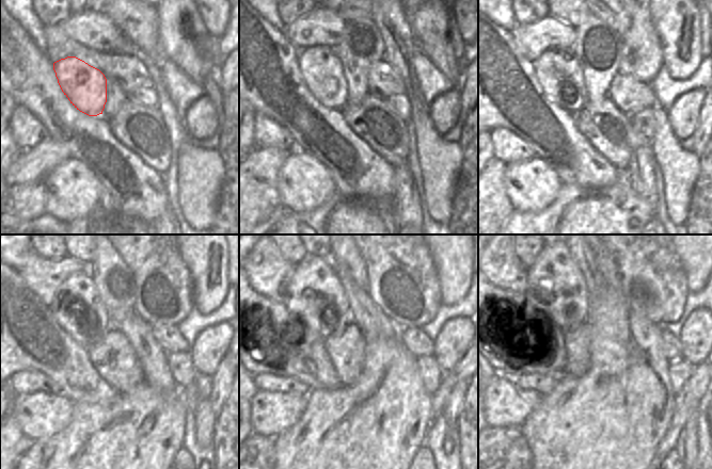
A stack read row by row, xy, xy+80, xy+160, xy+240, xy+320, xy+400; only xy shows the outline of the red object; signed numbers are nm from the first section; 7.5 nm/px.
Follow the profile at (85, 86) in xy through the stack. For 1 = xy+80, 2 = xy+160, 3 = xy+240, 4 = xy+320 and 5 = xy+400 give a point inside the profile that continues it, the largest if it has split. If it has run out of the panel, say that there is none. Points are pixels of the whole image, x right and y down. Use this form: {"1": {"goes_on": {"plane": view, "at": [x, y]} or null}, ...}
{"1": {"goes_on": {"plane": "xy+80", "at": [321, 70]}}, "2": {"goes_on": {"plane": "xy+160", "at": [559, 74]}}, "3": {"goes_on": {"plane": "xy+240", "at": [77, 307]}}, "4": {"goes_on": {"plane": "xy+320", "at": [315, 290]}}, "5": {"goes_on": {"plane": "xy+400", "at": [555, 284]}}}

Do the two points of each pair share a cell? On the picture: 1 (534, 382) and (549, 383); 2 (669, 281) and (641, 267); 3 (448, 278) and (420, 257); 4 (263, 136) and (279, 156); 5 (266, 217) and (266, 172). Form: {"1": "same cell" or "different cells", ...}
{"1": "same cell", "2": "same cell", "3": "different cells", "4": "different cells", "5": "same cell"}

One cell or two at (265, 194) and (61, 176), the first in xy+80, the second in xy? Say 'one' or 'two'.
two

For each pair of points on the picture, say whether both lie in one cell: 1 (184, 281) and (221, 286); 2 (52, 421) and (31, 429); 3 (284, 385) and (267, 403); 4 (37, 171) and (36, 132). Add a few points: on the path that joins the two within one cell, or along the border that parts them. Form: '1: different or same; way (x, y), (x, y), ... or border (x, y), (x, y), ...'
1: different; border (183, 259), (191, 277), (191, 302), (194, 307)
2: same; way (47, 421), (38, 421), (36, 423)
3: different; border (258, 390), (278, 390), (302, 395)
4: different; border (48, 136), (32, 147), (19, 150)

